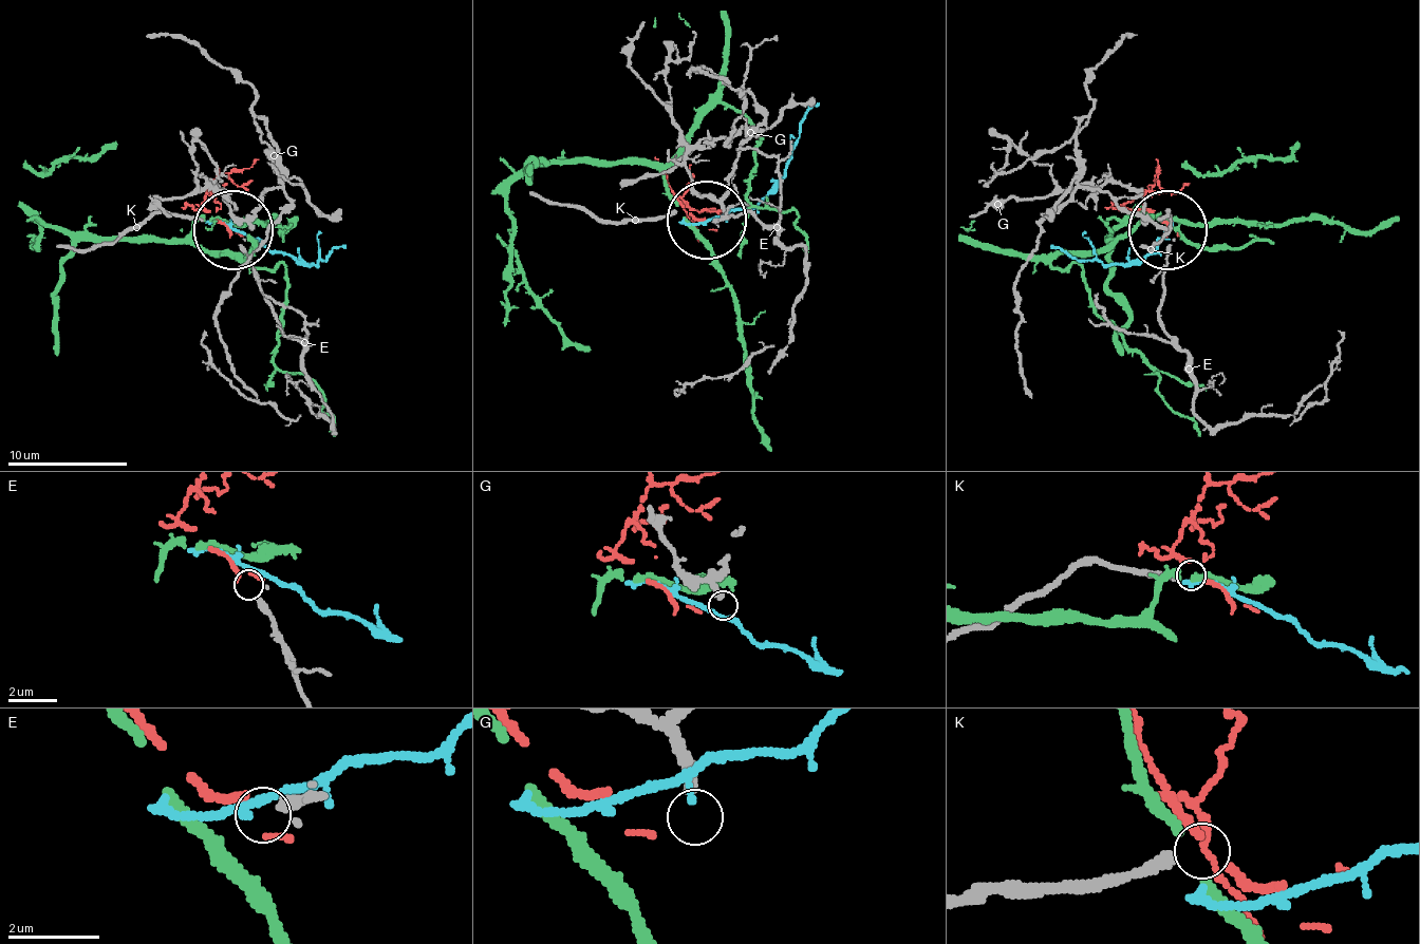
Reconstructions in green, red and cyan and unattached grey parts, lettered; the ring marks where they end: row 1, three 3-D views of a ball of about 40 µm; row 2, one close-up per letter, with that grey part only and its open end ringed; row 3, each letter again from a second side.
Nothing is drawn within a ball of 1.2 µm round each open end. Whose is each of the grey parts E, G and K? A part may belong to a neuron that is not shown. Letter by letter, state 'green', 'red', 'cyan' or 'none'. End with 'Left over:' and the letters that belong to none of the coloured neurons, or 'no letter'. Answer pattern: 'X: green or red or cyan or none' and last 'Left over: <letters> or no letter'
E: red
G: none
K: none
Left over: G, K

